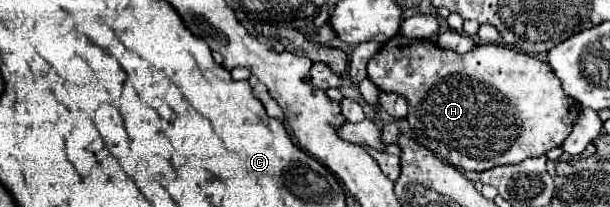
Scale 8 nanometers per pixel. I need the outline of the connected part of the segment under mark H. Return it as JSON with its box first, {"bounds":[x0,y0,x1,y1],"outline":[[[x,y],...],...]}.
{"bounds":[367,34,579,172],"outline":[[[401,34],[387,40],[367,64],[369,80],[381,92],[393,92],[407,100],[407,124],[415,140],[459,170],[483,172],[501,164],[517,164],[561,146],[579,114],[579,104],[565,96],[549,66],[503,44],[479,44],[467,54],[447,50],[429,40],[409,40]]]}

